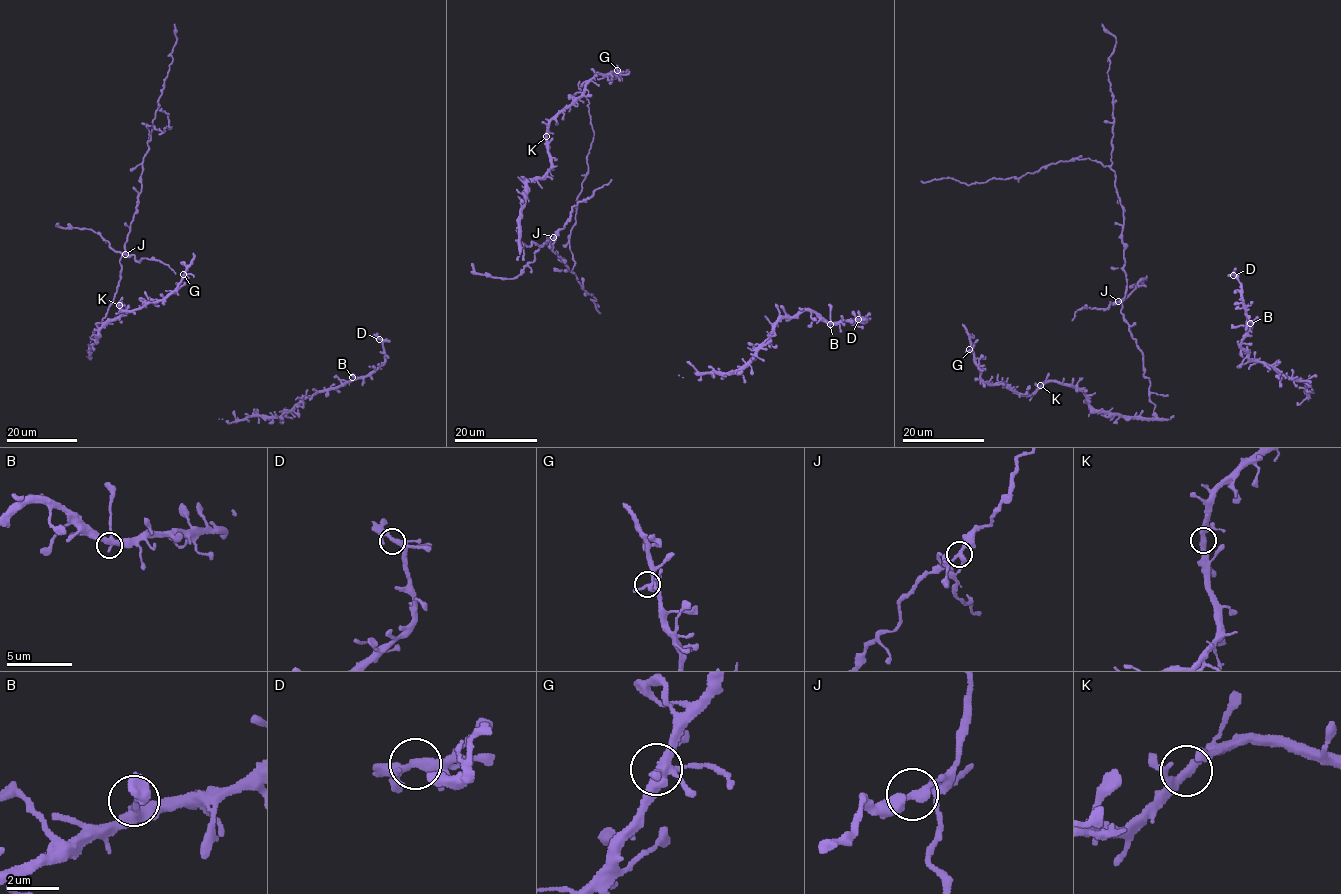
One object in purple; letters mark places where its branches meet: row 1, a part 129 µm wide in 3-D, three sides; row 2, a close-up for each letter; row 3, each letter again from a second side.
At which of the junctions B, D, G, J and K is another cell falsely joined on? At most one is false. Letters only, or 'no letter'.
J

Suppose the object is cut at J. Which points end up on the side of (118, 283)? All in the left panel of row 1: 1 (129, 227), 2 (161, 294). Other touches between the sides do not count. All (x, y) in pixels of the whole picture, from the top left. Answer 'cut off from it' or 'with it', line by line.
1: with it
2: with it

